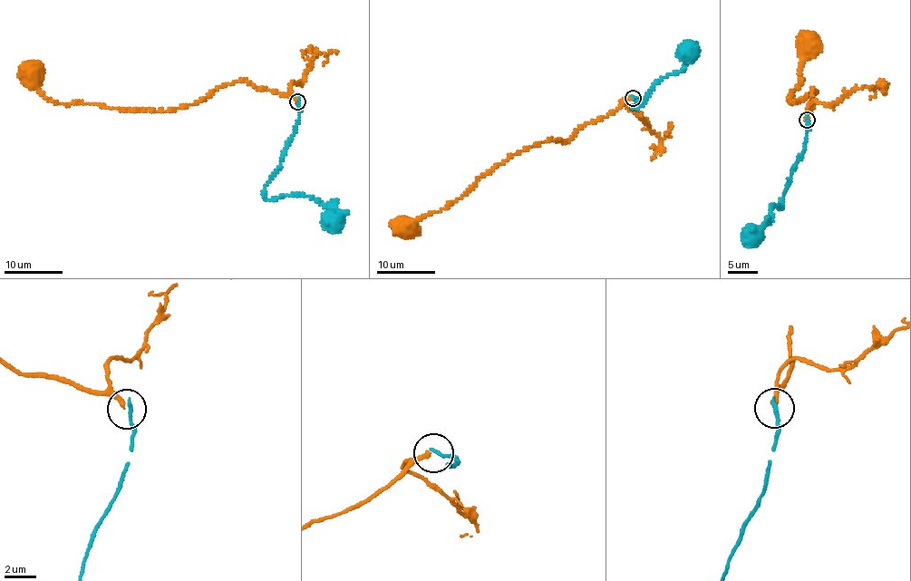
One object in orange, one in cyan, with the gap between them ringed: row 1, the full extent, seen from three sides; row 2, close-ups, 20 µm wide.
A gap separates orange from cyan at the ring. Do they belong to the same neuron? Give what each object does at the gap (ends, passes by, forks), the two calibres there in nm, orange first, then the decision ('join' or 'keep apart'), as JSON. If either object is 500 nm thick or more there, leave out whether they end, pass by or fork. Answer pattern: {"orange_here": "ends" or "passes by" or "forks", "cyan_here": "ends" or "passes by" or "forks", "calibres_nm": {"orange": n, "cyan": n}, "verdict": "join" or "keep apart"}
{"orange_here": "ends", "cyan_here": "ends", "calibres_nm": {"orange": 280, "cyan": 280}, "verdict": "keep apart"}

